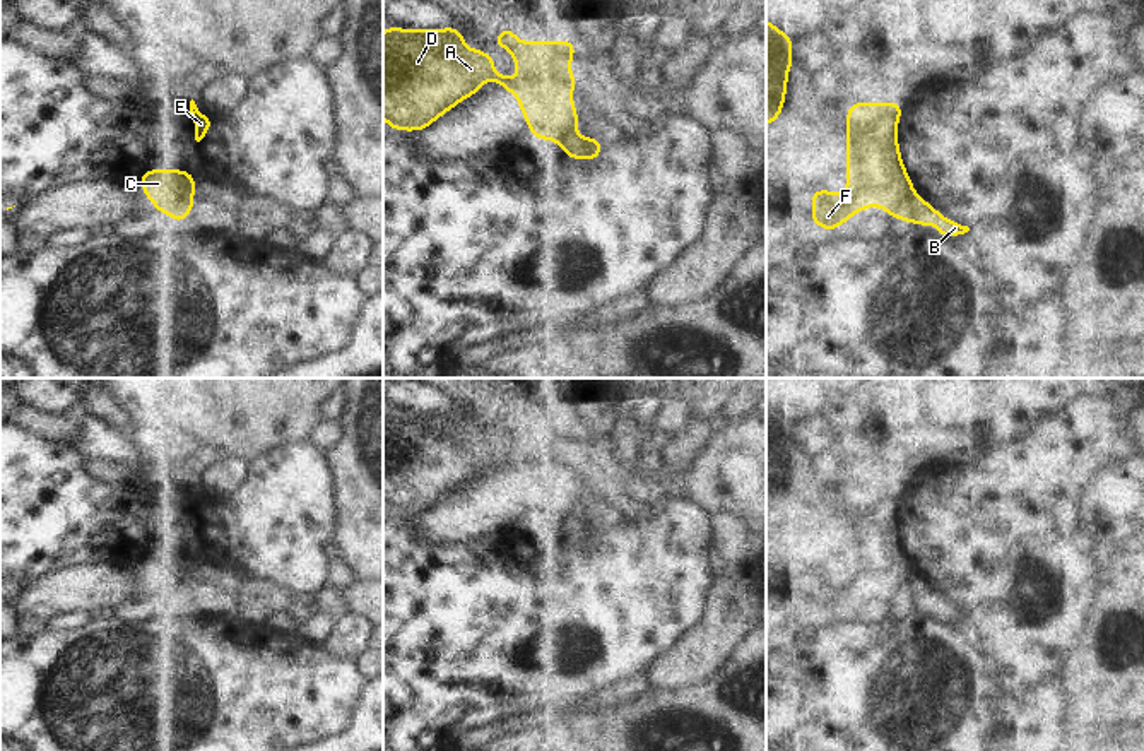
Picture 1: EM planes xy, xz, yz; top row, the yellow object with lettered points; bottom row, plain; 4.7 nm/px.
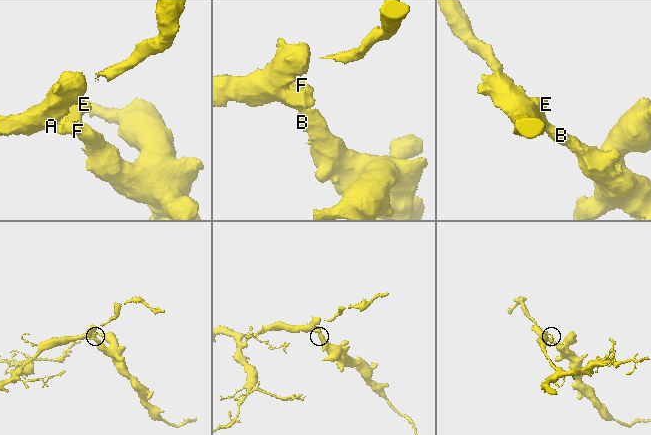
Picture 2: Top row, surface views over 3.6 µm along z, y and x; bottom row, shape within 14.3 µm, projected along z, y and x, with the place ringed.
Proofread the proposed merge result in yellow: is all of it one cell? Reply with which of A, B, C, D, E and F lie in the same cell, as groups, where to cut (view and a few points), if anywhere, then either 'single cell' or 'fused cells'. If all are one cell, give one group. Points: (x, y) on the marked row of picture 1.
groups A C D E F / B; cut xy (192, 194), (185, 199), (183, 206), (171, 206), (165, 212); fused cells

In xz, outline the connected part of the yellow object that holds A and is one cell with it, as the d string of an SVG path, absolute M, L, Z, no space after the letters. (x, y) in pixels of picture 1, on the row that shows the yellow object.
M392 24L383 33L383 120L388 128L428 128L491 79L520 101L534 137L556 140L576 133L575 74L569 72L575 41L518 41L504 27L494 44L511 51L520 72L506 77L494 72L494 55L463 48L465 39L455 26L405 33Z

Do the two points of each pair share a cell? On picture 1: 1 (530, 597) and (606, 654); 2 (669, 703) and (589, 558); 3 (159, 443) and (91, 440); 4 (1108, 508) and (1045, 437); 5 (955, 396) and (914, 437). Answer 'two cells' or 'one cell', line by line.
1: one cell
2: two cells
3: two cells
4: two cells
5: two cells

